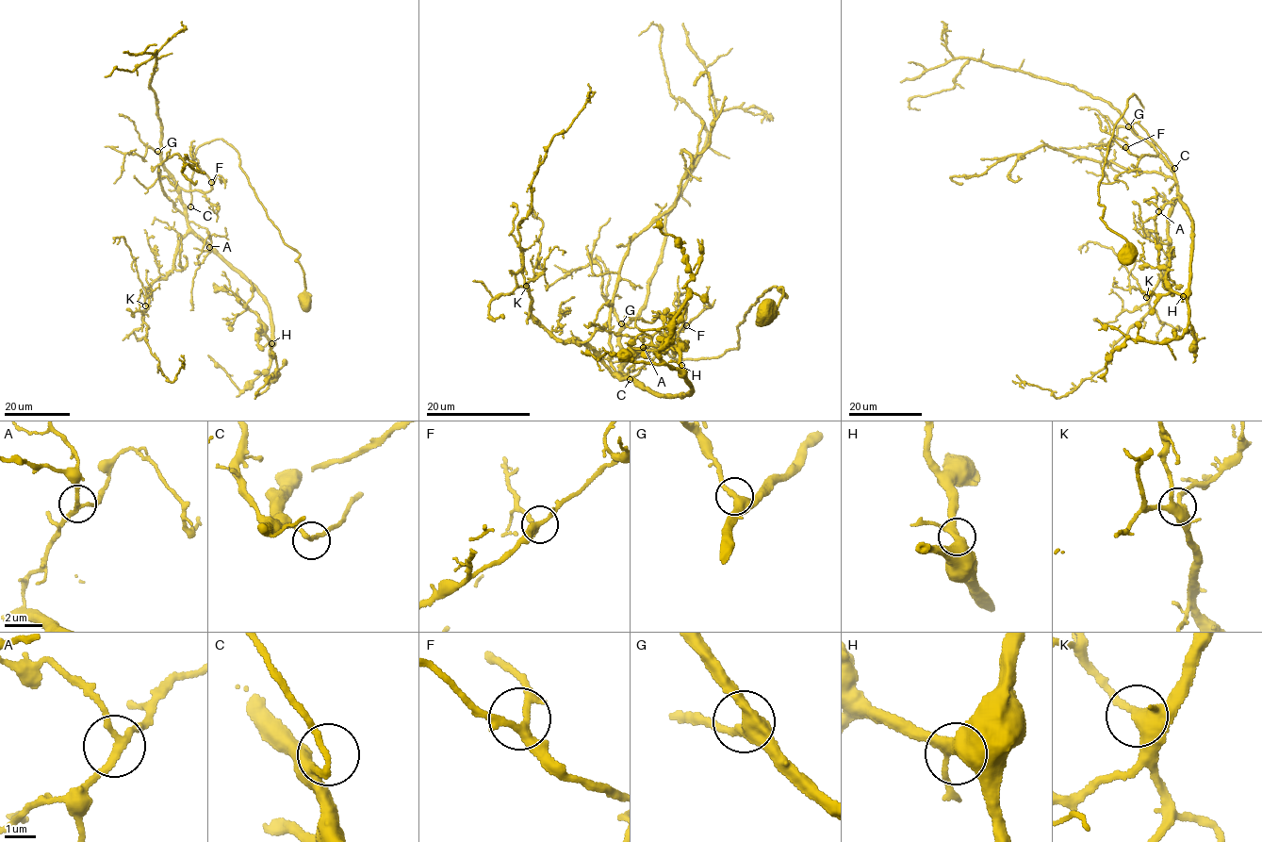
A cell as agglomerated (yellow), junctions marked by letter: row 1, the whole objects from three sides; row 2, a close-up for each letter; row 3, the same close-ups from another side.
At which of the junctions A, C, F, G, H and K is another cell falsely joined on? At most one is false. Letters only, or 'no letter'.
no letter

